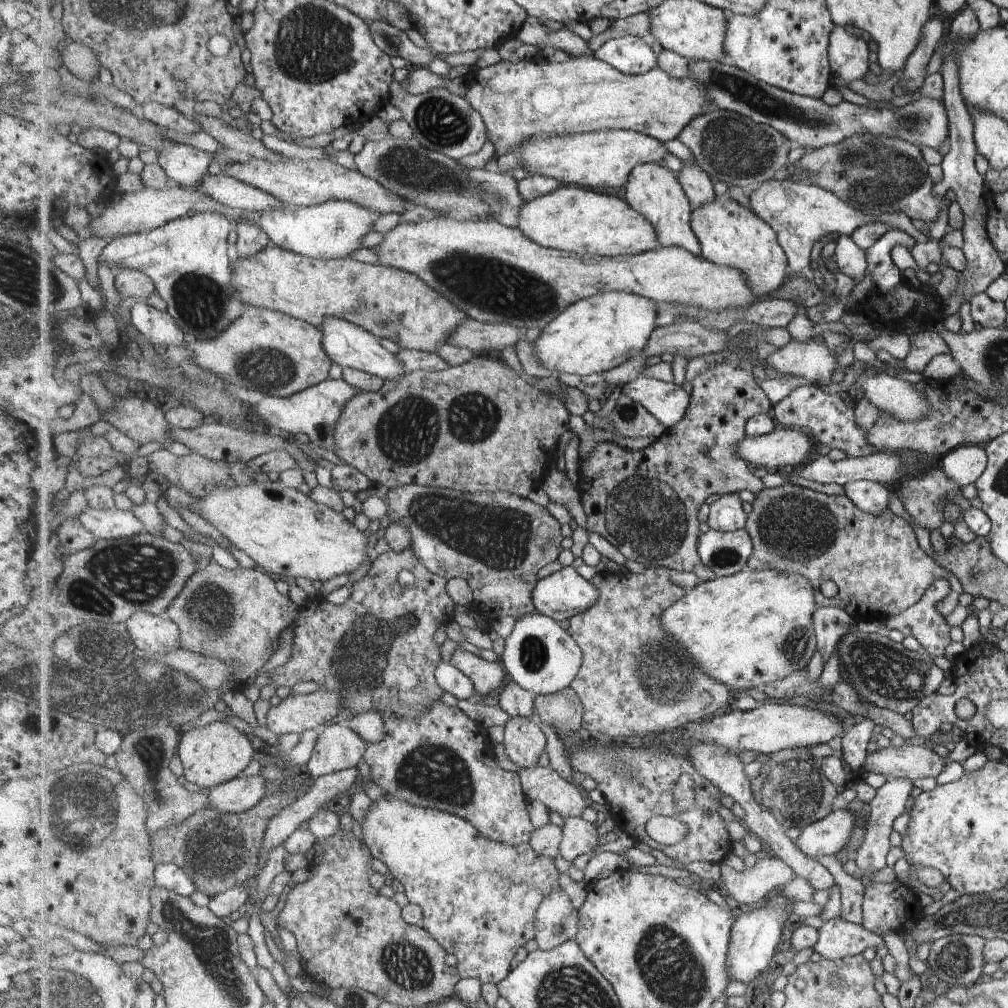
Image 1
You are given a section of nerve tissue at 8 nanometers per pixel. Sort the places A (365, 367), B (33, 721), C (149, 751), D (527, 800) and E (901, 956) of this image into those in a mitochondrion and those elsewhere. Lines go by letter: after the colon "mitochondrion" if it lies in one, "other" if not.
A: other
B: mitochondrion
C: mitochondrion
D: other
E: other

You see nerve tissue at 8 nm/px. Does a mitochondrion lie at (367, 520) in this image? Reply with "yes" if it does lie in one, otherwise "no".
no

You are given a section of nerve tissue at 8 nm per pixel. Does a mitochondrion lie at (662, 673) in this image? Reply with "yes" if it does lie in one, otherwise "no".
yes

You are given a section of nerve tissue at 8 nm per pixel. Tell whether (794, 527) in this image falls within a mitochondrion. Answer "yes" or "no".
yes

